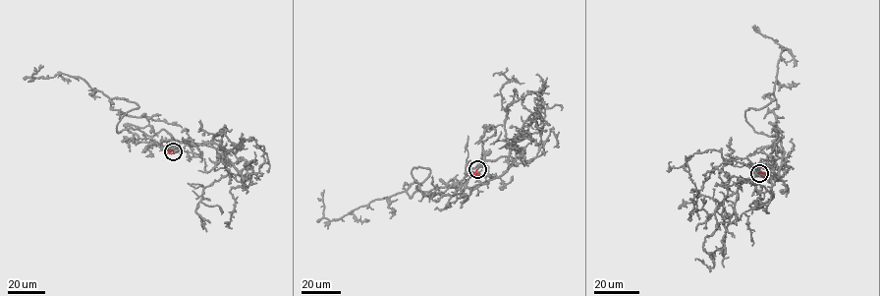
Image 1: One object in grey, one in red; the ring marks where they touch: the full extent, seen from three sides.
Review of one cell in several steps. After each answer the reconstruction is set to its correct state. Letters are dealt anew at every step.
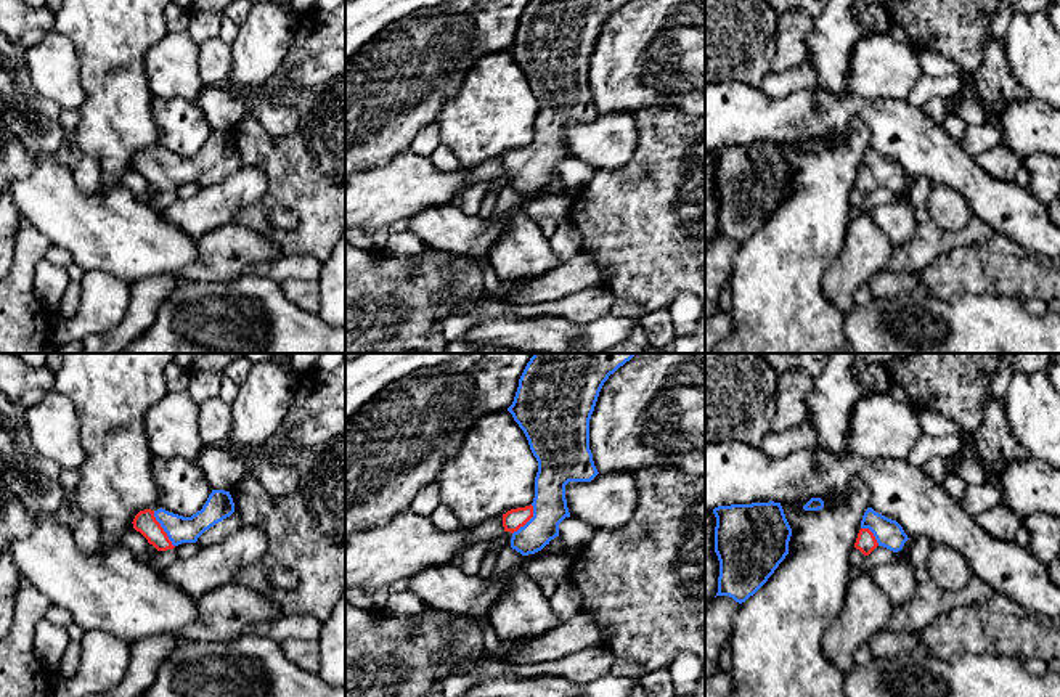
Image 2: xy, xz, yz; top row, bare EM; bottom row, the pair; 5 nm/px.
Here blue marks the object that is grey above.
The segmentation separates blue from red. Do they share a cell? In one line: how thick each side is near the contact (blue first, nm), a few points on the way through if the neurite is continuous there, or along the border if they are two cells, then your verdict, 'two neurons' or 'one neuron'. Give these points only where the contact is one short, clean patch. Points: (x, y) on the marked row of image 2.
calibres 140 and 120 nm; way xy (179, 529), (163, 527), (145, 522); one neuron

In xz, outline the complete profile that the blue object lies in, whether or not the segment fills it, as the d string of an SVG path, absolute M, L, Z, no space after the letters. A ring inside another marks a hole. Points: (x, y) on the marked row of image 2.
M533 353L527 363L508 411L524 430L538 461L535 498L530 506L503 514L504 532L511 532L511 548L522 556L541 551L559 536L559 524L570 517L565 485L591 482L599 472L589 450L589 419L604 382L634 353Z

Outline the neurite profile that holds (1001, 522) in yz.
M1004 504L980 514L975 520L986 533L1004 541L1015 541L1021 527L1021 519Z

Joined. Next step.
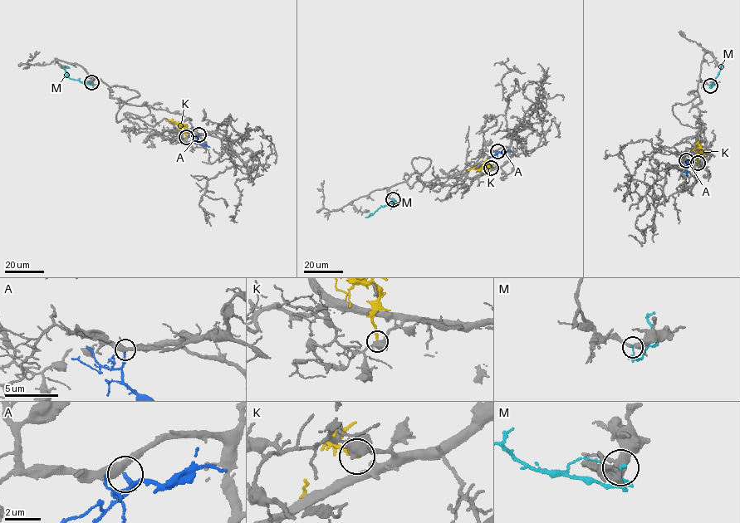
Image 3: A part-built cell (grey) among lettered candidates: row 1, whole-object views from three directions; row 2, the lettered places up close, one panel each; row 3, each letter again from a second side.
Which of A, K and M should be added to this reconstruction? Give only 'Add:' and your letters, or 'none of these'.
Add: A

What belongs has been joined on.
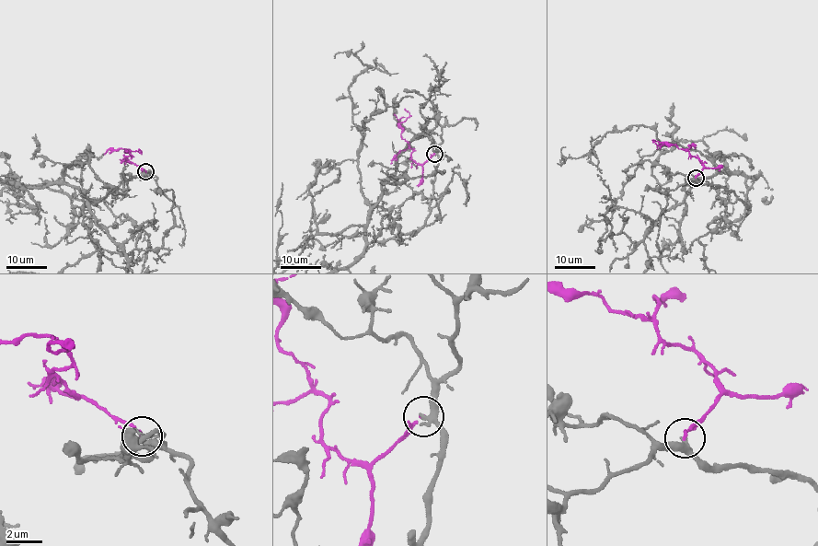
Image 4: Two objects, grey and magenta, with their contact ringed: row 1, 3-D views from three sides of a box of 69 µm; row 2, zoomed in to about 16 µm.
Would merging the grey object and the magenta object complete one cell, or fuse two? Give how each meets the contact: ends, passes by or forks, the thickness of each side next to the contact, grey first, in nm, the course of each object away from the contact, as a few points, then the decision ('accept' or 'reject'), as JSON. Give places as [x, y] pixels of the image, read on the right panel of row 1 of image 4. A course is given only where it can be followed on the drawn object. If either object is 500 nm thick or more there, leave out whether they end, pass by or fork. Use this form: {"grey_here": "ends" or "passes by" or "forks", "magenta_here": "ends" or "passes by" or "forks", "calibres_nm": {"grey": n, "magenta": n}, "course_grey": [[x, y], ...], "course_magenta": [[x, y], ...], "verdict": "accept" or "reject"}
{"grey_here": "passes by", "magenta_here": "ends", "calibres_nm": {"grey": 300, "magenta": 120}, "course_magenta": [[695, 178], [703, 167], [697, 157], [673, 145], [660, 145], [652, 142]], "verdict": "accept"}

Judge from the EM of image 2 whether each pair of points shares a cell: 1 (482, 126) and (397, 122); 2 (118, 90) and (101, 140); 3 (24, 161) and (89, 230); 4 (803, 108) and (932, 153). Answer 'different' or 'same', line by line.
1: different
2: same
3: different
4: same

